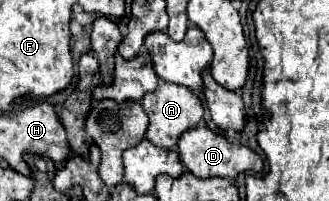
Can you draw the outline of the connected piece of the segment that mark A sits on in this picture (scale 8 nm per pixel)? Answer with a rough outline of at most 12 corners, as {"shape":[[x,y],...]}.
{"shape":[[158,85],[140,103],[146,139],[172,149],[200,123],[202,101],[190,89]]}

